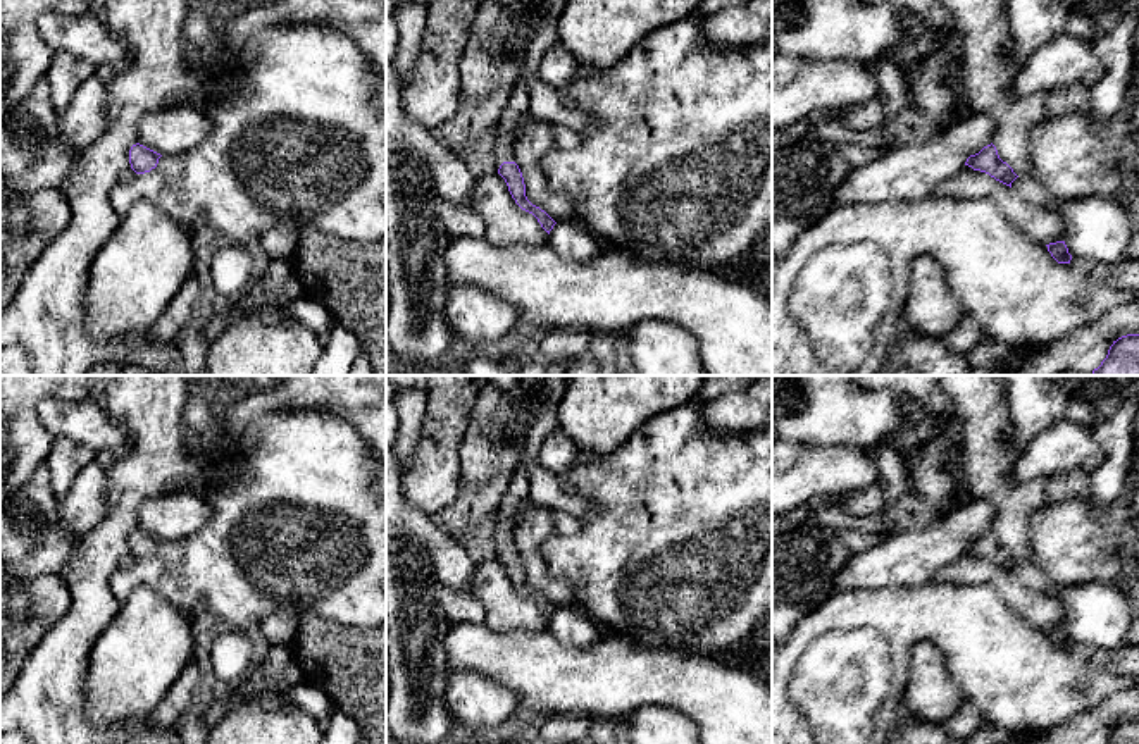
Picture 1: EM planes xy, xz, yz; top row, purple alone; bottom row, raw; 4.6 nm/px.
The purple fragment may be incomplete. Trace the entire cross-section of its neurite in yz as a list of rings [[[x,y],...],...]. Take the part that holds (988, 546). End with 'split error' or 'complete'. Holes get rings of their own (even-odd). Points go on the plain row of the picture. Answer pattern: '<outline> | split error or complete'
[[[993,529],[984,532],[979,539],[970,541],[965,551],[972,553],[974,556],[989,560],[1010,574],[1011,568],[1018,563],[1013,555],[999,544],[998,536]]] | complete

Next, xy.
[[[140,529],[133,530],[129,536],[129,549],[136,560],[145,560],[155,555],[160,542],[162,542],[160,539]]] | complete

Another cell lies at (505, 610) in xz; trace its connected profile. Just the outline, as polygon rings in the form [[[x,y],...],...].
[[[498,558],[476,567],[472,594],[482,604],[482,625],[491,632],[543,632],[548,627],[548,618],[532,599],[515,589]]]

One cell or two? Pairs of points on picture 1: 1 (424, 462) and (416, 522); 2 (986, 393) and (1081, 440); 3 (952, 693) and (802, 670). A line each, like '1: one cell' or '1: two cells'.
1: two cells
2: two cells
3: two cells

